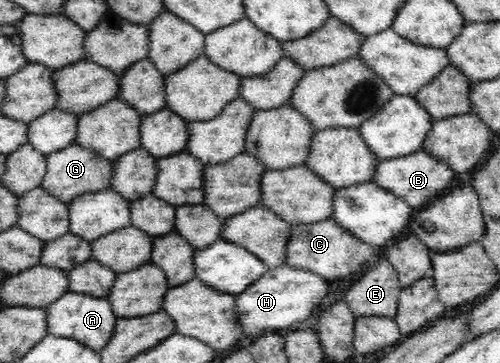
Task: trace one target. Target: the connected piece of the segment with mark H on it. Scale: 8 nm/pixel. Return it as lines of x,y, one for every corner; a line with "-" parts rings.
286,265
277,268
268,268
245,292
235,295
235,312
238,318
239,327
245,331
248,337
260,337
266,332
278,333
283,335
292,329
294,323
306,321
314,313
314,308
320,308
320,302
330,291
330,280
320,277
317,273
296,269

